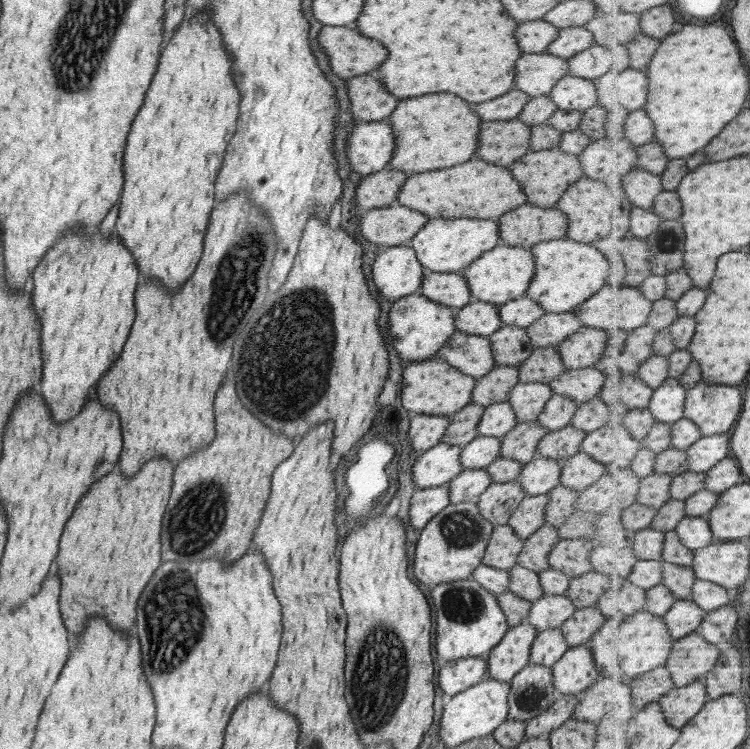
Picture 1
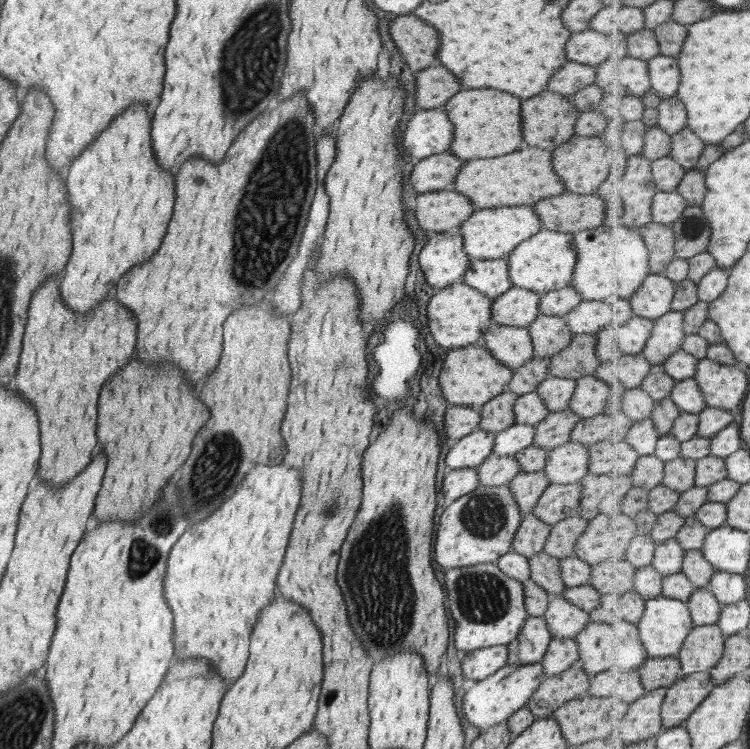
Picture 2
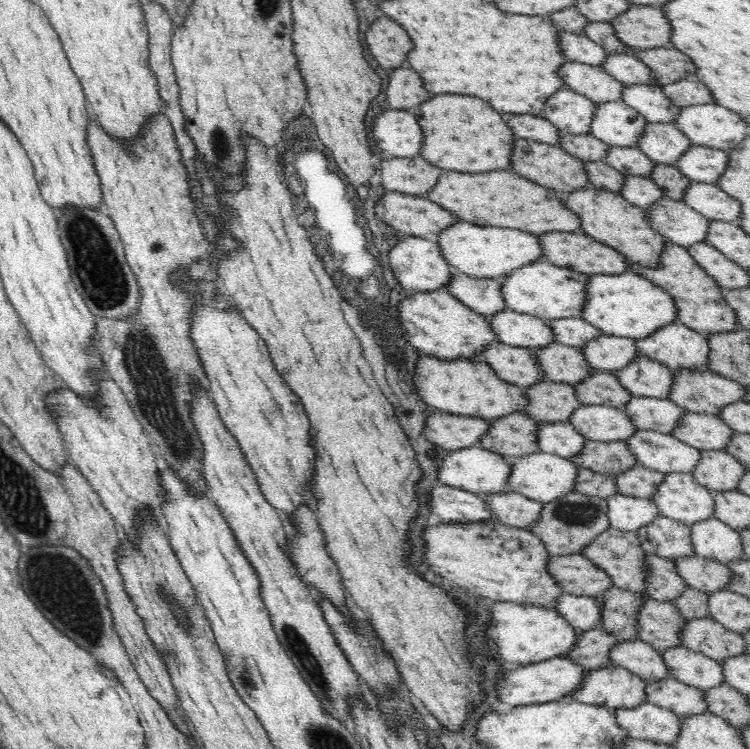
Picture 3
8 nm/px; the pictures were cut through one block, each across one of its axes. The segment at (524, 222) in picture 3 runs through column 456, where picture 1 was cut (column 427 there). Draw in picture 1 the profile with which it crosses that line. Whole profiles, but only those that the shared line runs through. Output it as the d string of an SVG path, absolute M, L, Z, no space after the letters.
M476 158L442 170L409 174L399 187L394 203L417 210L428 219L477 218L479 220L497 220L507 211L527 204L525 195L522 193L519 183L511 176L509 168L497 167L490 162Z

